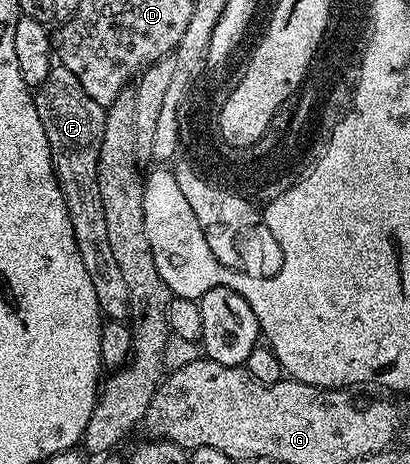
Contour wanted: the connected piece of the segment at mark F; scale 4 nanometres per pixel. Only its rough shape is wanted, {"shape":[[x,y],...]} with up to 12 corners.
{"shape":[[70,69],[35,88],[76,244],[109,320],[130,300],[98,193],[106,108]]}

